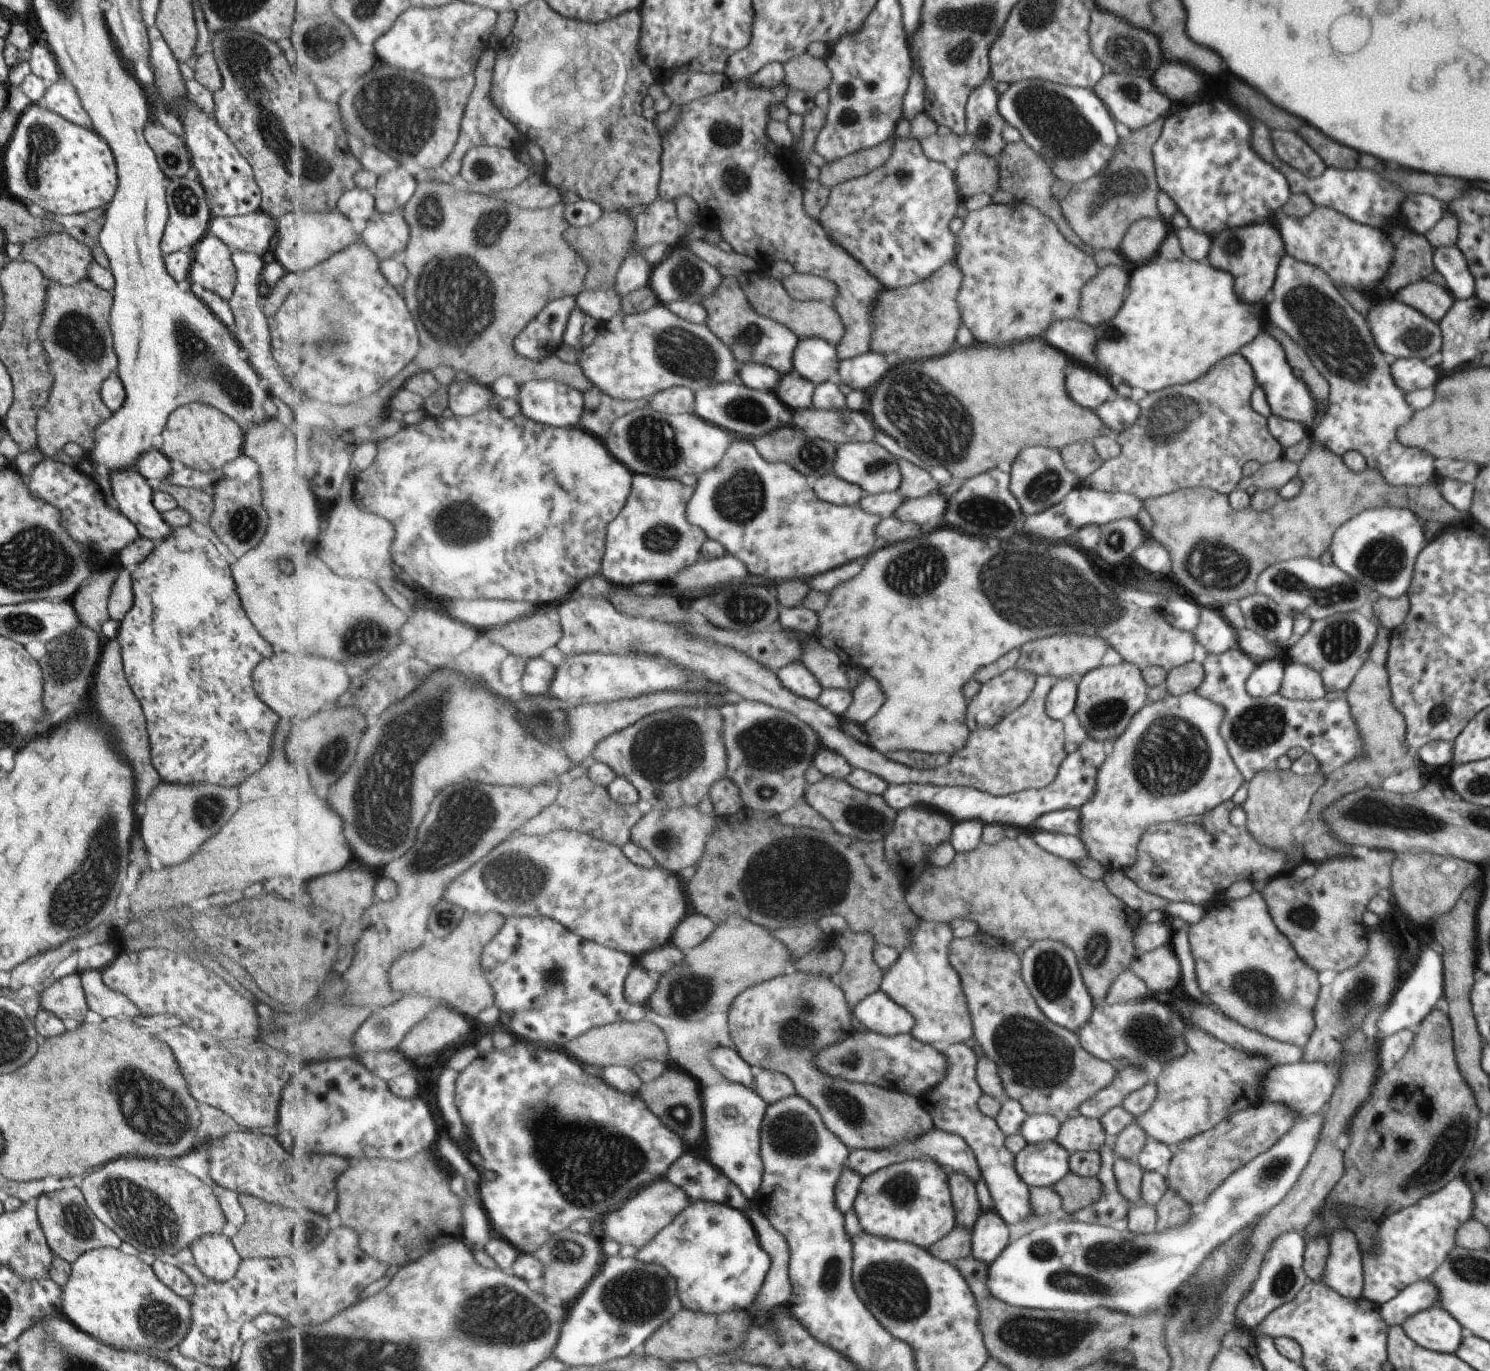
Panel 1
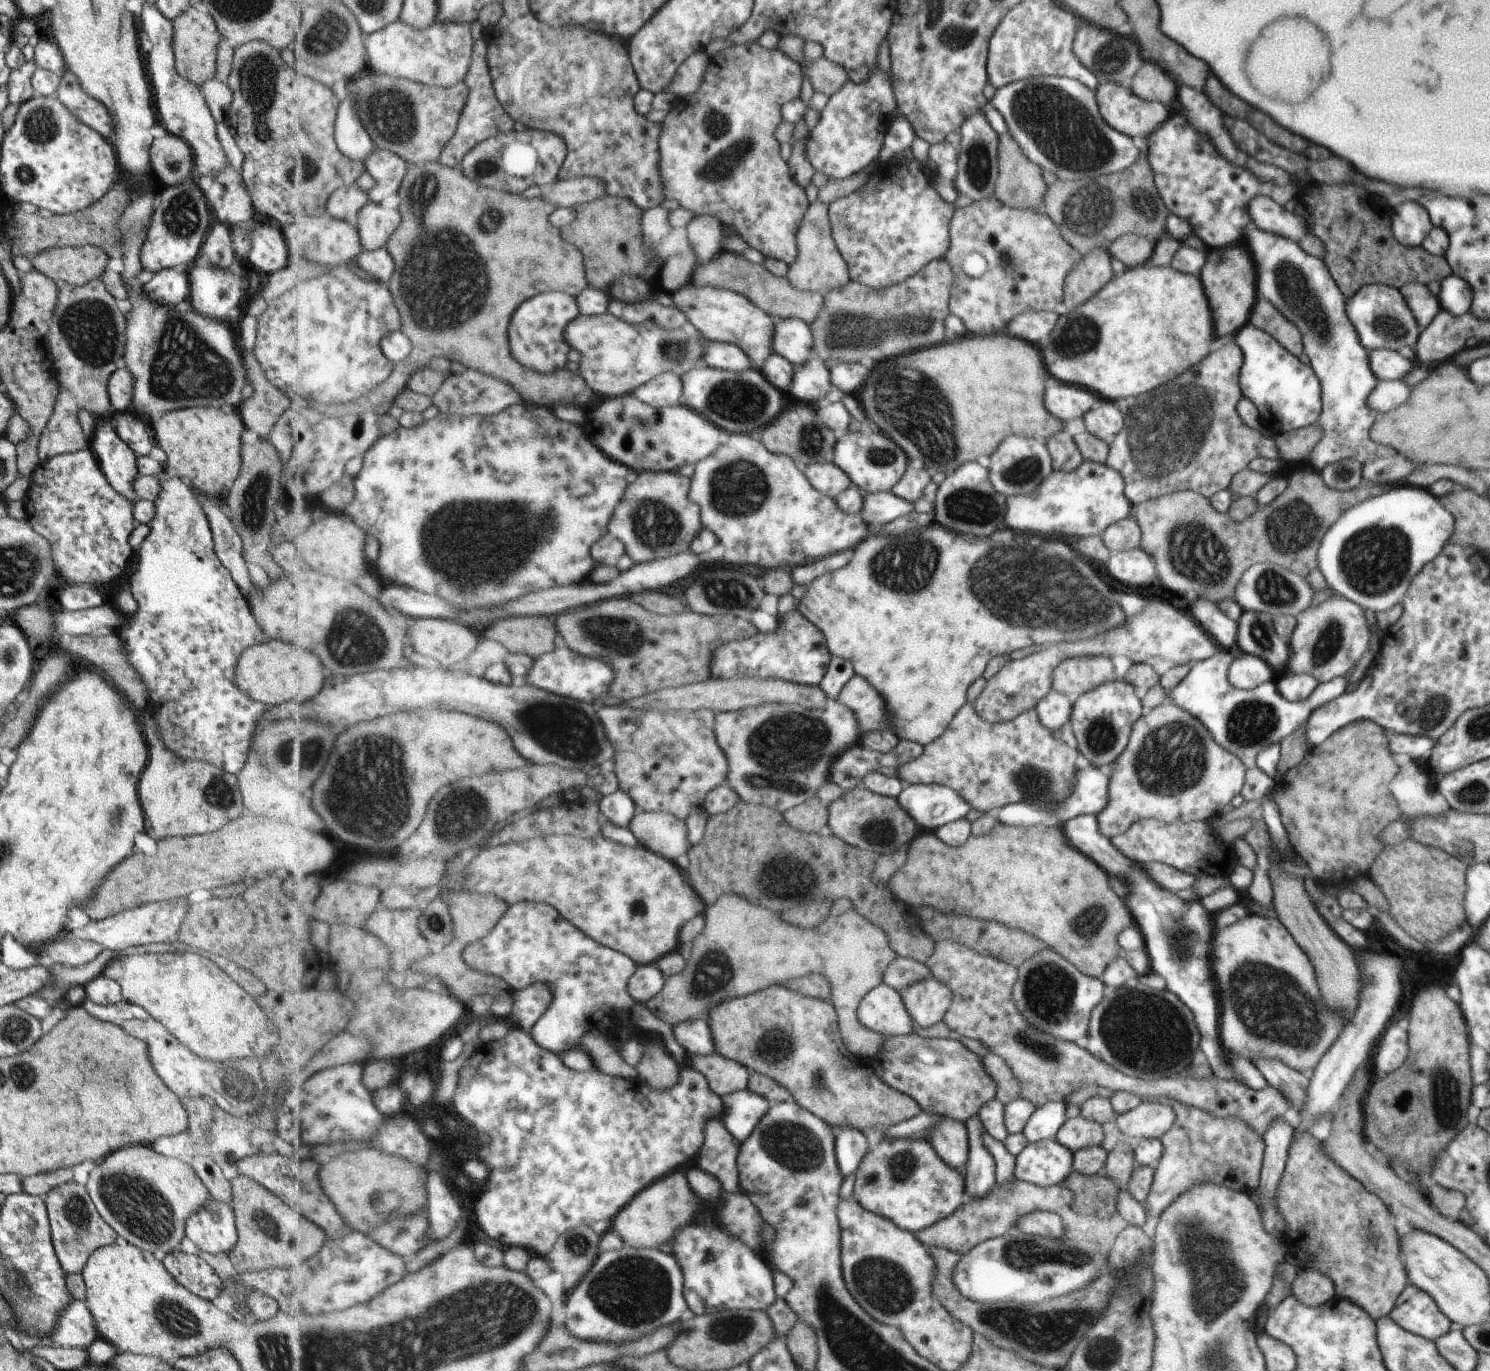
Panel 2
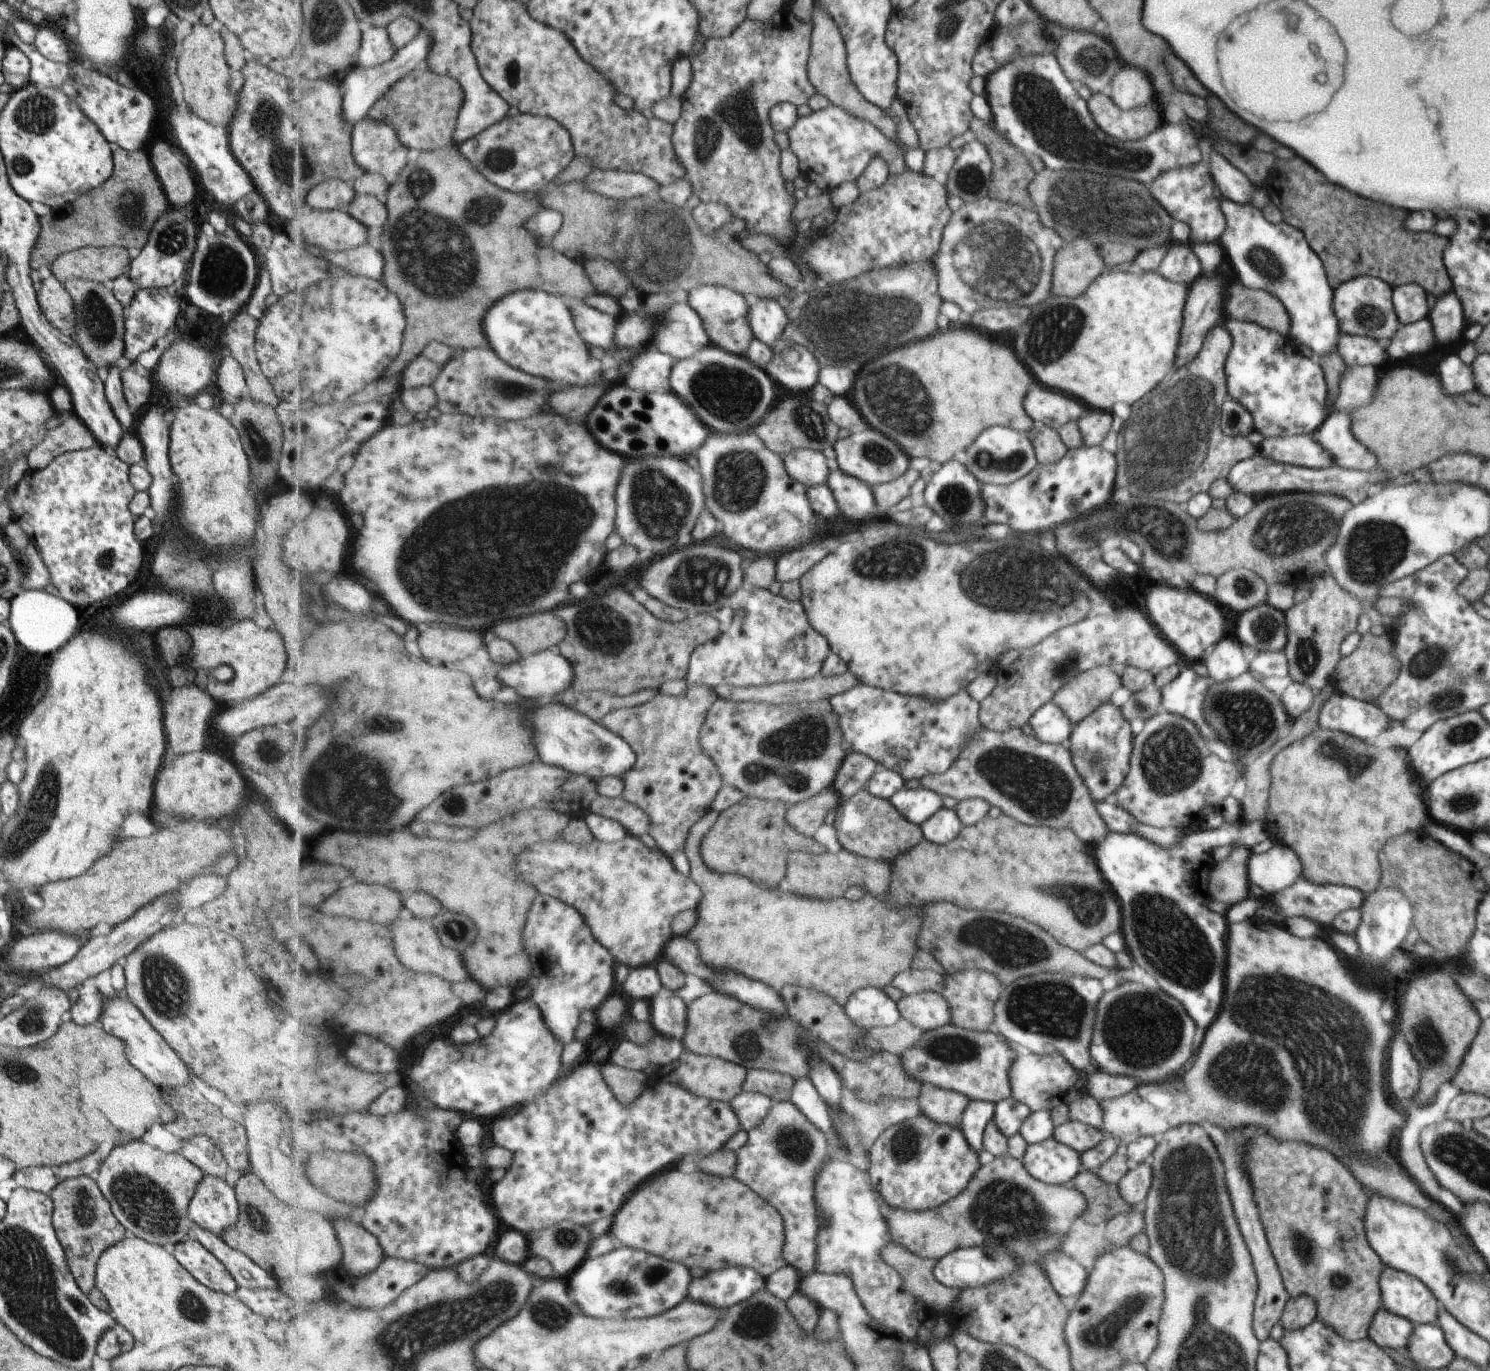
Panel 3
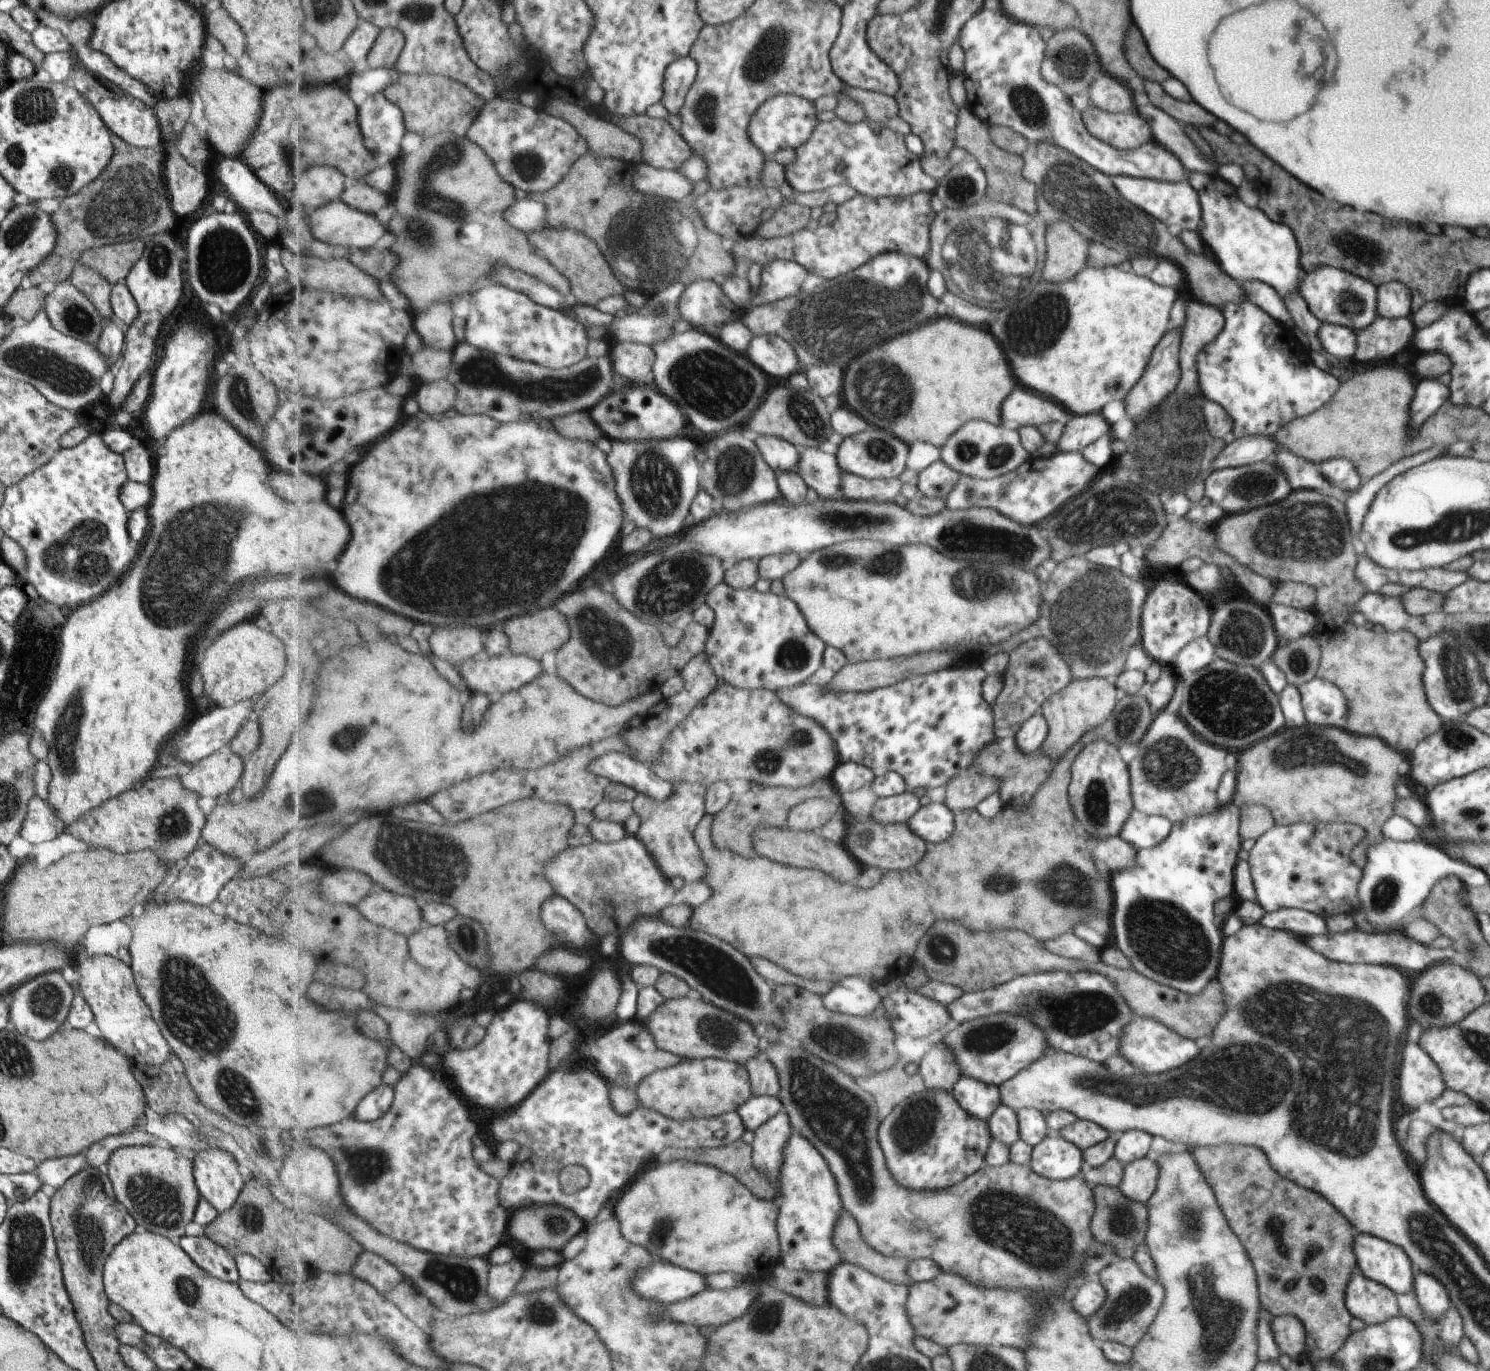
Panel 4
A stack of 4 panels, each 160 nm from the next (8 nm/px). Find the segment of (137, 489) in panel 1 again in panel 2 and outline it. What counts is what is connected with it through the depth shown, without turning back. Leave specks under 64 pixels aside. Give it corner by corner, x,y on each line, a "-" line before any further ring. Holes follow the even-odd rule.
97,417
94,420
89,448
110,485
133,504
137,499
131,486
132,480
138,474
135,464
136,456
117,436
109,417

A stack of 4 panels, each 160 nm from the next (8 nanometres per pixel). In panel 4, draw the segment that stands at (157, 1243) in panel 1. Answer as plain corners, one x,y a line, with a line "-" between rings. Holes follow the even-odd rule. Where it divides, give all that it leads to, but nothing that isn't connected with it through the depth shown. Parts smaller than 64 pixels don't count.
162,1143
146,1146
131,1146
117,1148
106,1161
107,1172
105,1175
112,1186
115,1200
133,1218
137,1229
153,1232
167,1239
177,1240
184,1235
184,1228
192,1223
194,1210
199,1200
197,1188
193,1179
192,1160
187,1154
174,1152
169,1146

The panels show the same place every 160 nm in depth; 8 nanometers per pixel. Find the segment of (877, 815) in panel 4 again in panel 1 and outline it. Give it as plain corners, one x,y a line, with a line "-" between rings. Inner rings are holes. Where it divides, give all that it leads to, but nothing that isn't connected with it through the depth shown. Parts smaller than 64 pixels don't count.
1092,737
1086,740
1075,750
1069,753
1059,774
1047,787
1039,789
1025,789
1002,797
994,797
989,793
979,792
966,785
942,787
932,784
904,784
891,785
883,795
891,807
898,811
909,807
933,808
952,818
953,822
976,820
981,824
1015,824
1015,826
1033,826
1035,820
1045,813
1063,810
1078,809
1092,798
1096,791
1096,776
1099,774
1104,760
1107,758
1108,745
1103,741
1093,741

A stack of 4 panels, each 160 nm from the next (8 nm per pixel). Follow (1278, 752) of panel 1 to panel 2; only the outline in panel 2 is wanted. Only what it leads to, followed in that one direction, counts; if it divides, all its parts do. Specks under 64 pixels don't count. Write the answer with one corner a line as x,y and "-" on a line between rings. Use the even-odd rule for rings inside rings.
1219,650
1213,656
1190,665
1187,674
1169,692
1173,704
1197,717
1210,732
1212,739
1222,749
1236,756
1245,767
1245,782
1238,792
1242,800
1262,800
1274,782
1254,761
1255,755
1269,742
1279,742
1315,713
1323,703
1339,698
1347,678
1329,679
1315,685
1313,692
1304,701
1290,703
1277,692
1275,680
1259,683
1252,689
1242,691
1233,688
1227,680
1229,663
1233,654

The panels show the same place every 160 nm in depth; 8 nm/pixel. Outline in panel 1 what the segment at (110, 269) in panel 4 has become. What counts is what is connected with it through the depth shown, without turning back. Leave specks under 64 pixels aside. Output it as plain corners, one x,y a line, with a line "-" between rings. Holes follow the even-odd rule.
46,233
21,246
20,255
23,261
34,264
51,284
57,283
64,287
87,278
87,269
93,262
89,248
65,233

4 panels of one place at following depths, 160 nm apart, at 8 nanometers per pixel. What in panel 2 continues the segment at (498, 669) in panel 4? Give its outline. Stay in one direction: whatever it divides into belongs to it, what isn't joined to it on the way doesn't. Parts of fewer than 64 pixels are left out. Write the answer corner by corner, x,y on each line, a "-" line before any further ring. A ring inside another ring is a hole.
561,646
554,648
551,652
535,658
534,665
530,670
529,677
525,683
535,685
547,692
563,695
584,703
593,703
594,699
599,700
607,695
607,685
613,682
613,675
616,675
618,668
609,664
603,659
583,656
569,647

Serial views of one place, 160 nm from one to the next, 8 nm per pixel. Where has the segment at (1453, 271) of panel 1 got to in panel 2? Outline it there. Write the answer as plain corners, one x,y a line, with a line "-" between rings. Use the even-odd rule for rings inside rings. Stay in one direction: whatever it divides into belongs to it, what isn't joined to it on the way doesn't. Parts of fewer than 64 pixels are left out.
1449,274
1439,281
1440,289
1437,300
1441,310
1453,316
1461,316
1468,312
1472,303
1472,289
1461,277

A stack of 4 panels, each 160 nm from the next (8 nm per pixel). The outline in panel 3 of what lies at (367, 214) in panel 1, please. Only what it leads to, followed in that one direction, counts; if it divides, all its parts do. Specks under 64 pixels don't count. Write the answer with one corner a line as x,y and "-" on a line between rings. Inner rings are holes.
333,177
324,180
312,188
308,194
307,207
321,211
340,209
348,210
349,204
356,197
352,182
341,177

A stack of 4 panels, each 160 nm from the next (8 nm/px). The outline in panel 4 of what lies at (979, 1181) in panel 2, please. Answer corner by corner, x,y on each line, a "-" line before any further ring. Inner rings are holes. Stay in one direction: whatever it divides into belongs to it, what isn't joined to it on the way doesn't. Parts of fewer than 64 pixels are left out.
959,1075
955,1090
952,1094
956,1097
957,1105
969,1116
987,1122
993,1110
1000,1103
998,1086
983,1084
973,1078
965,1078

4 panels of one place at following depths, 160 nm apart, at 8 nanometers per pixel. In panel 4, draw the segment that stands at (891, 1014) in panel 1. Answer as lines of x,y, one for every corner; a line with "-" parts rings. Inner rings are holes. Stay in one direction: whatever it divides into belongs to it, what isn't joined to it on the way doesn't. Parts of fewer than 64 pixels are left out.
849,976
841,980
829,993
824,995
825,1005
833,1012
856,1016
873,1016
884,998
871,982
859,976

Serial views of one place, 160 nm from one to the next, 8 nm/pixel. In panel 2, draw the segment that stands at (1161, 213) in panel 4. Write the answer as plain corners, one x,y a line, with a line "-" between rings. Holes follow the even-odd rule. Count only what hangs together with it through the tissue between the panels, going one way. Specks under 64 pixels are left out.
1169,117
1164,120
1155,132
1146,137
1147,162
1153,169
1157,188
1160,189
1161,200
1168,207
1172,215
1186,220
1192,228
1192,235
1197,237
1206,248
1227,247
1238,242
1239,236
1255,227
1247,210
1249,200
1257,195
1265,195
1273,202
1283,206
1287,200
1298,197
1298,190
1295,185
1274,185
1265,184
1256,174
1248,173
1244,169
1238,169
1236,165
1229,164
1220,153
1216,152
1215,146
1211,144
1208,137
1200,130
1195,130
1187,120

